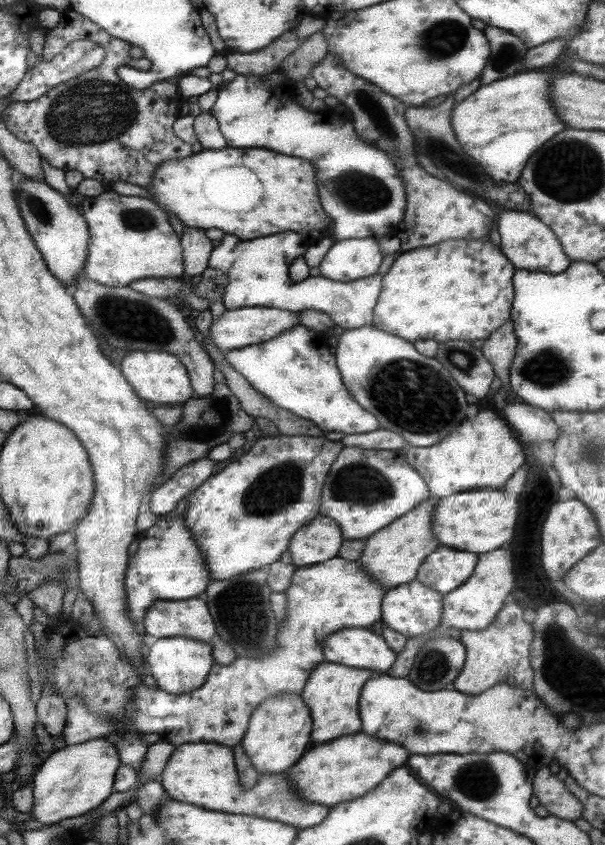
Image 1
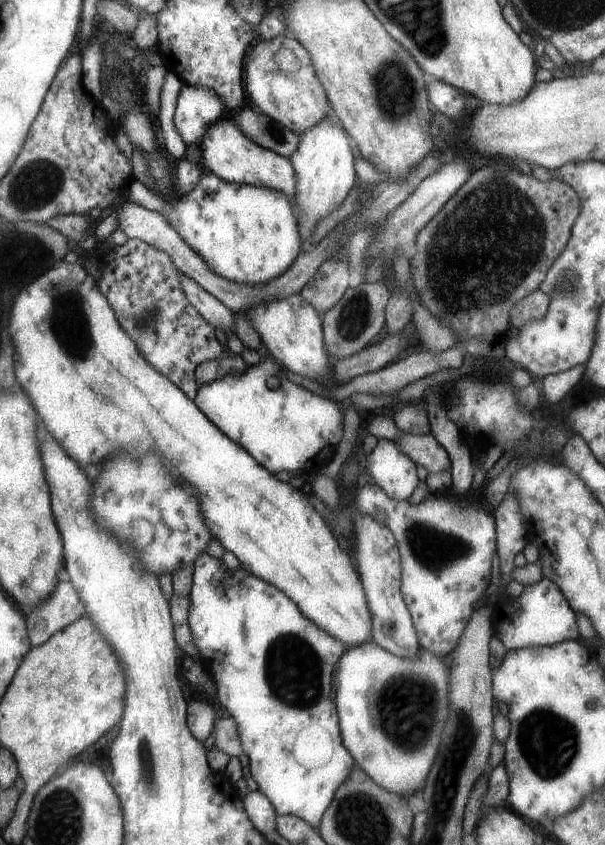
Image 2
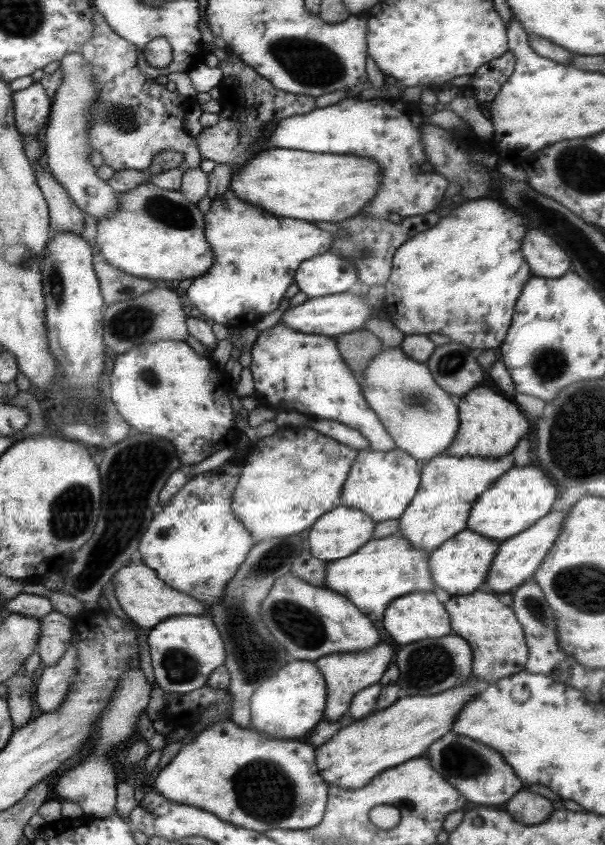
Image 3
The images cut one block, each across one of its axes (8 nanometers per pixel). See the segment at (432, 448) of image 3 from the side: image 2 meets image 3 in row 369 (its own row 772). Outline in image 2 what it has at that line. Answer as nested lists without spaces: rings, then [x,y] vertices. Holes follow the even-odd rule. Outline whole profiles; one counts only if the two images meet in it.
[[[364,642],[360,646],[348,647],[347,653],[340,658],[334,682],[343,743],[356,766],[371,775],[384,790],[410,799],[418,796],[431,774],[440,732],[444,722],[448,724],[446,716],[451,716],[451,666],[447,659],[422,646],[416,658],[398,658],[376,642]]]

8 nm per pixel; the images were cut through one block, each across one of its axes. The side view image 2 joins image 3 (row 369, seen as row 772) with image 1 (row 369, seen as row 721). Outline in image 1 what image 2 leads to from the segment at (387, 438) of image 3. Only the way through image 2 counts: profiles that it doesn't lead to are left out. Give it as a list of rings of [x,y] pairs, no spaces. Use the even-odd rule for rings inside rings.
[[[298,324],[267,342],[230,350],[224,358],[277,408],[314,422],[324,432],[338,432],[343,436],[380,429],[376,416],[358,406],[348,394],[334,354],[330,354],[328,362],[322,358],[320,346],[312,340],[312,332]]]

